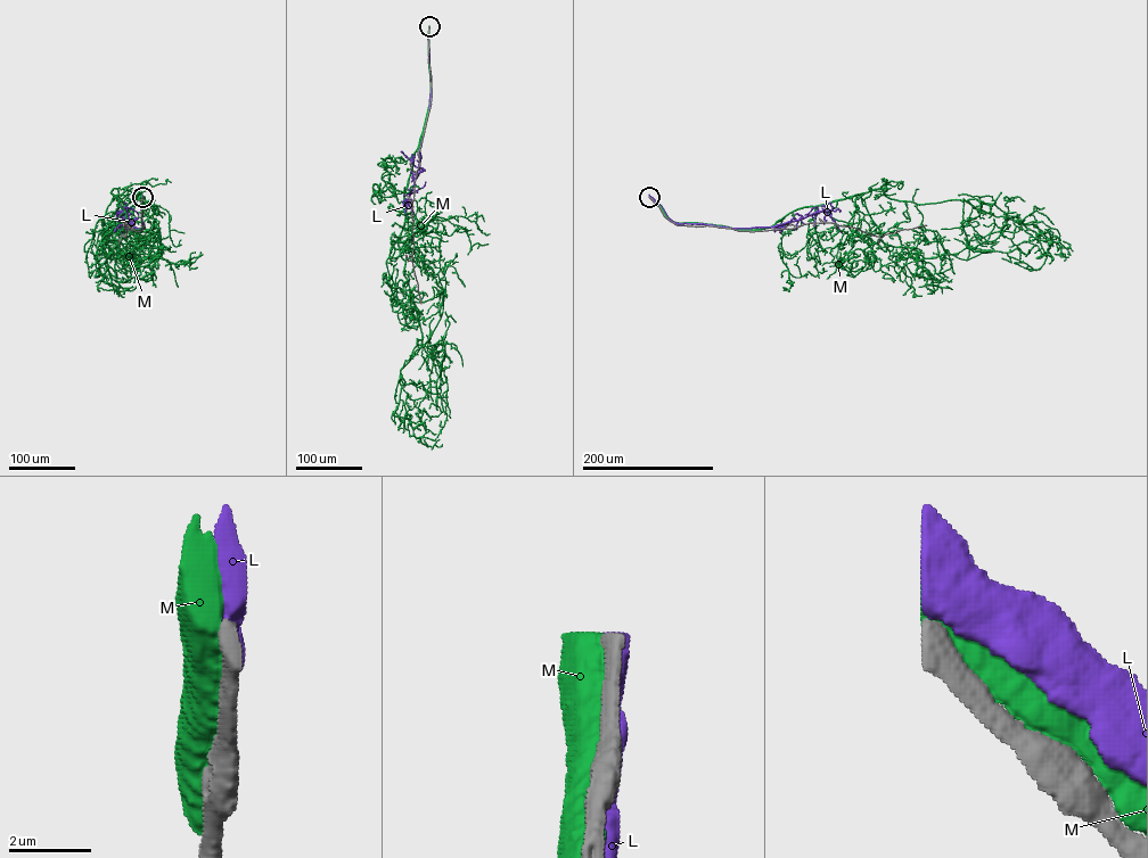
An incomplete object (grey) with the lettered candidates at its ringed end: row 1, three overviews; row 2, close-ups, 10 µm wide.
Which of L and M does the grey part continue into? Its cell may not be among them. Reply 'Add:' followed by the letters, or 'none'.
Add: none

